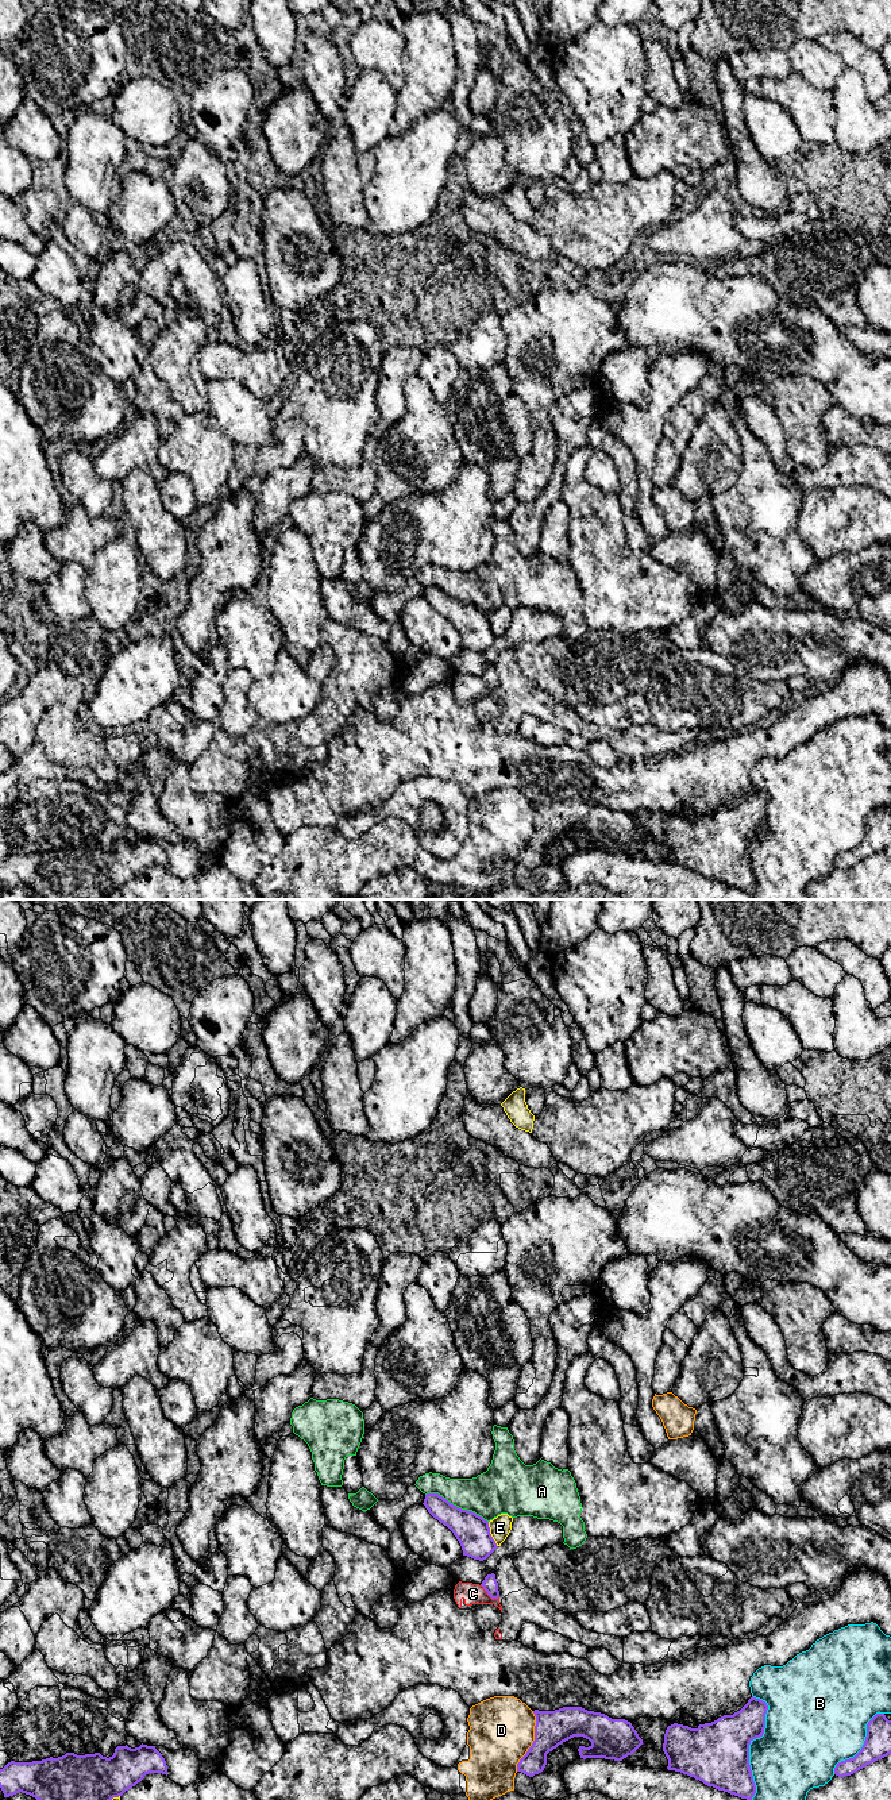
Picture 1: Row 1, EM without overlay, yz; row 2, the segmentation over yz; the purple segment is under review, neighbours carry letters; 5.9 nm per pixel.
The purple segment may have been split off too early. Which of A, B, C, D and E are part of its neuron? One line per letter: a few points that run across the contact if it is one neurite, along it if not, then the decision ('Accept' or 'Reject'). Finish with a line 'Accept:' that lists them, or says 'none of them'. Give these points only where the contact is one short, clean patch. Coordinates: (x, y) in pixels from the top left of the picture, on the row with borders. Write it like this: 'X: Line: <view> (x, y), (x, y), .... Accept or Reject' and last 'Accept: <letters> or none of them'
A: Reject
B: Reject
C: Line: yz (481, 1584), (492, 1598), (498, 1598). Reject
D: Reject
E: Reject
Accept: none of them

